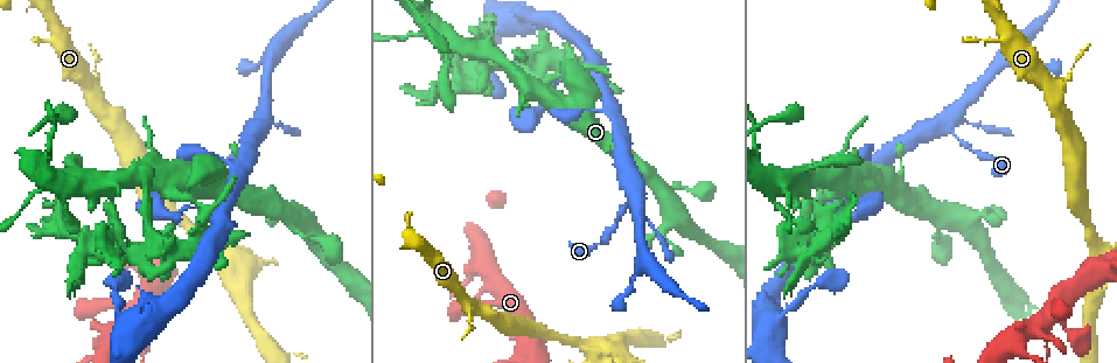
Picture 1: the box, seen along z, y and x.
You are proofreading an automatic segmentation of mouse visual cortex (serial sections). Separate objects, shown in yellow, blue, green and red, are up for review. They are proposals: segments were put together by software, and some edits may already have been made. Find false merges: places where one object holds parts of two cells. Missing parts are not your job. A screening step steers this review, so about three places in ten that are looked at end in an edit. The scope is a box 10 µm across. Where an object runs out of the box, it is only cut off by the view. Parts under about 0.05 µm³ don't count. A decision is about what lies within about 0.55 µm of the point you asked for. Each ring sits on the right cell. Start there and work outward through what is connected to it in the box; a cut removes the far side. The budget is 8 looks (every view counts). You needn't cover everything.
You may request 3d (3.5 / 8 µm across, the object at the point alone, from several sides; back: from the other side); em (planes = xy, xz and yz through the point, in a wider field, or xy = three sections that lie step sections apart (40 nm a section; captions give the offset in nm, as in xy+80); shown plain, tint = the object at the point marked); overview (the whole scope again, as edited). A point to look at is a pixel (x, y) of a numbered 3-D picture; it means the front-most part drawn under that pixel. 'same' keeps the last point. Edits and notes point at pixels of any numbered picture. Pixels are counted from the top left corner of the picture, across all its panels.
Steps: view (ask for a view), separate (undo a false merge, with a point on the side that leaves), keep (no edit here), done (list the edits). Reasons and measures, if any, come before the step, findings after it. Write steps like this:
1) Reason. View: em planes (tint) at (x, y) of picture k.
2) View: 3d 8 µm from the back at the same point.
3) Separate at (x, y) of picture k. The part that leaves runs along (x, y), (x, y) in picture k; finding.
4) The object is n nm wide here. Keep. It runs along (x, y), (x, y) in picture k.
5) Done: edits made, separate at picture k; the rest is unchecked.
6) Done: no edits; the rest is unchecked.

Three arms meet. View: 3d 3.5 µm at (1017, 344) of picture 1.

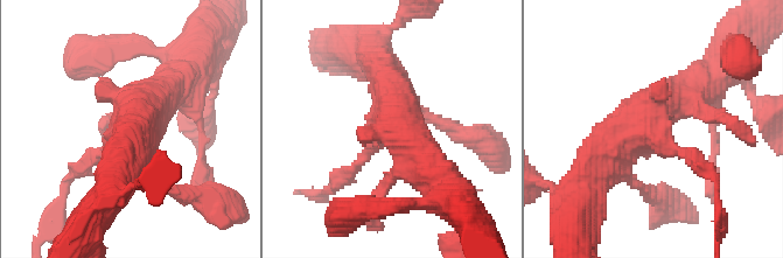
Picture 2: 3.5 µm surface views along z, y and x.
3 arms meet here; the arms are 200, 500, 500 nm wide. View: em planes (tint) at (649, 131) of picture 2.

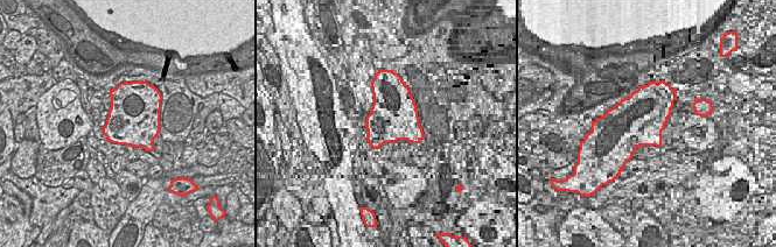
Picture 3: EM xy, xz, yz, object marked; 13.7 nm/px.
Separate at (77, 173) of picture 2. Two cells meet here.

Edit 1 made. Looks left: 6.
Abrupt turn. View: 3d 8 µm at (592, 341) of picture 1.

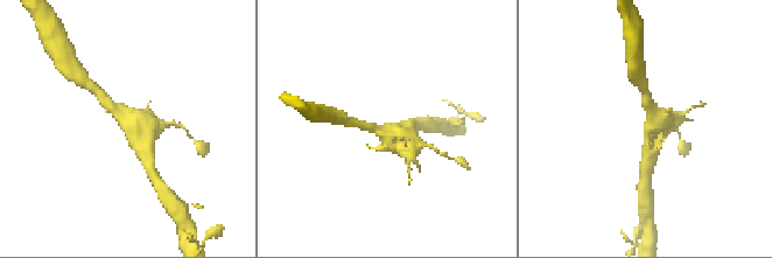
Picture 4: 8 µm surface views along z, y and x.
View: em xy step 5 (tint) at the same point.

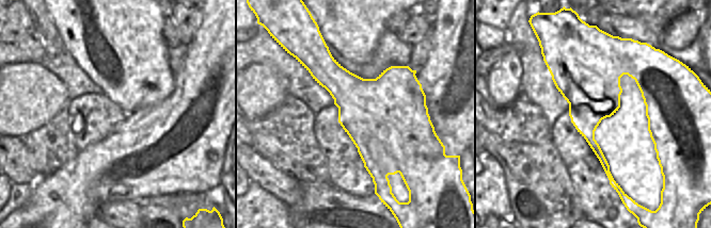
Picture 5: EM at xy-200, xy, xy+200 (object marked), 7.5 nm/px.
Keep. It runs along (105, 98), (146, 133), (147, 144) in picture 4; all the same cell.

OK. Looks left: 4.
Arms part here. View: 3d 3.5 µm at (777, 191) of picture 1.

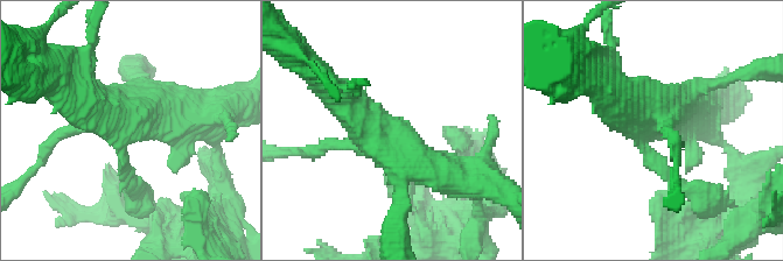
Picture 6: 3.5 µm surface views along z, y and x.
View: em xy step 1 (tint) at (650, 132) of picture 6.

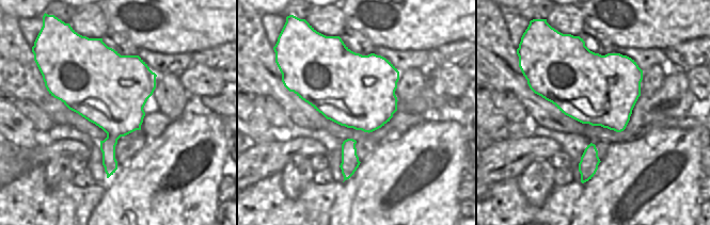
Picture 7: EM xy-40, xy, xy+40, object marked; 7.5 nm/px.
The arms are 150, 200, 400, 450 nm wide. Keep. It runs along (442, 175), (389, 142), (321, 79) in picture 6; one cell here.

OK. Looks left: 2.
View: 3d 3.5 µm at (216, 154) of picture 1.

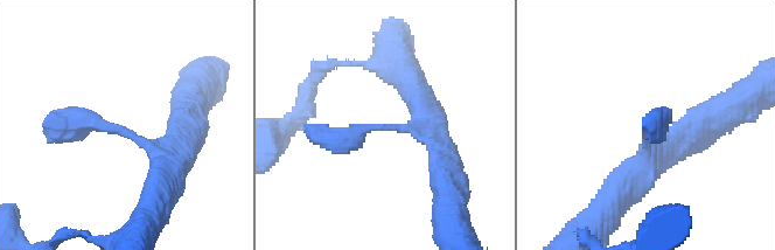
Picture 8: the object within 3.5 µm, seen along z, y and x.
View: em xy step 5 (tint) at (382, 128) of picture 8.

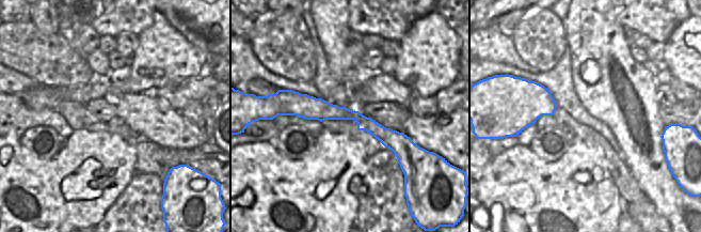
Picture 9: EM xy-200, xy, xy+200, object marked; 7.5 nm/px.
Keep. It runs along (280, 105), (354, 114), (412, 147) in picture 9; one cell here.

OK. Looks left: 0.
Done: edits made, separate at picture 2; the rest is unchecked.

